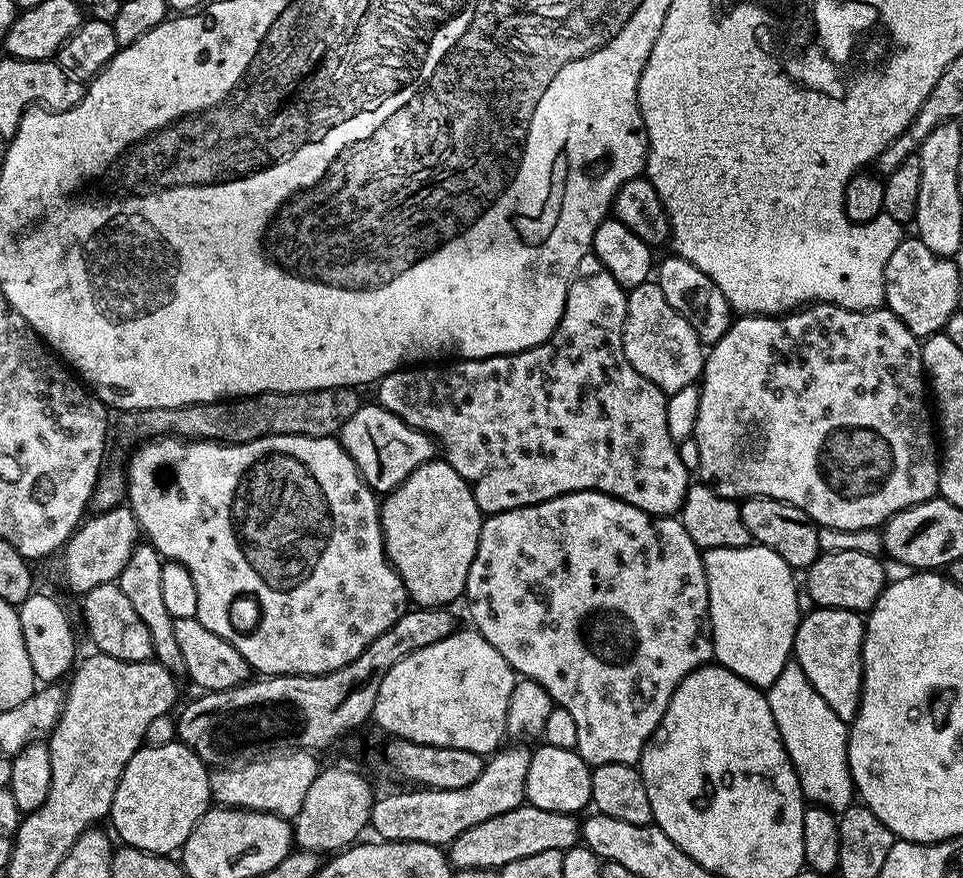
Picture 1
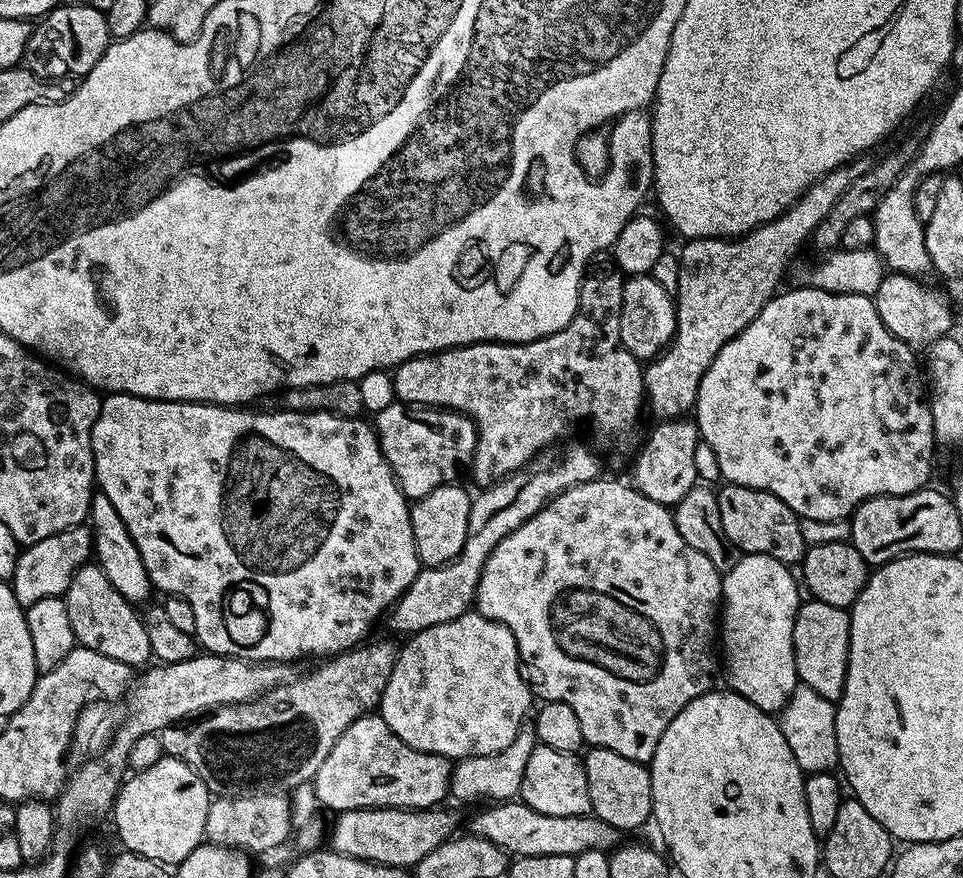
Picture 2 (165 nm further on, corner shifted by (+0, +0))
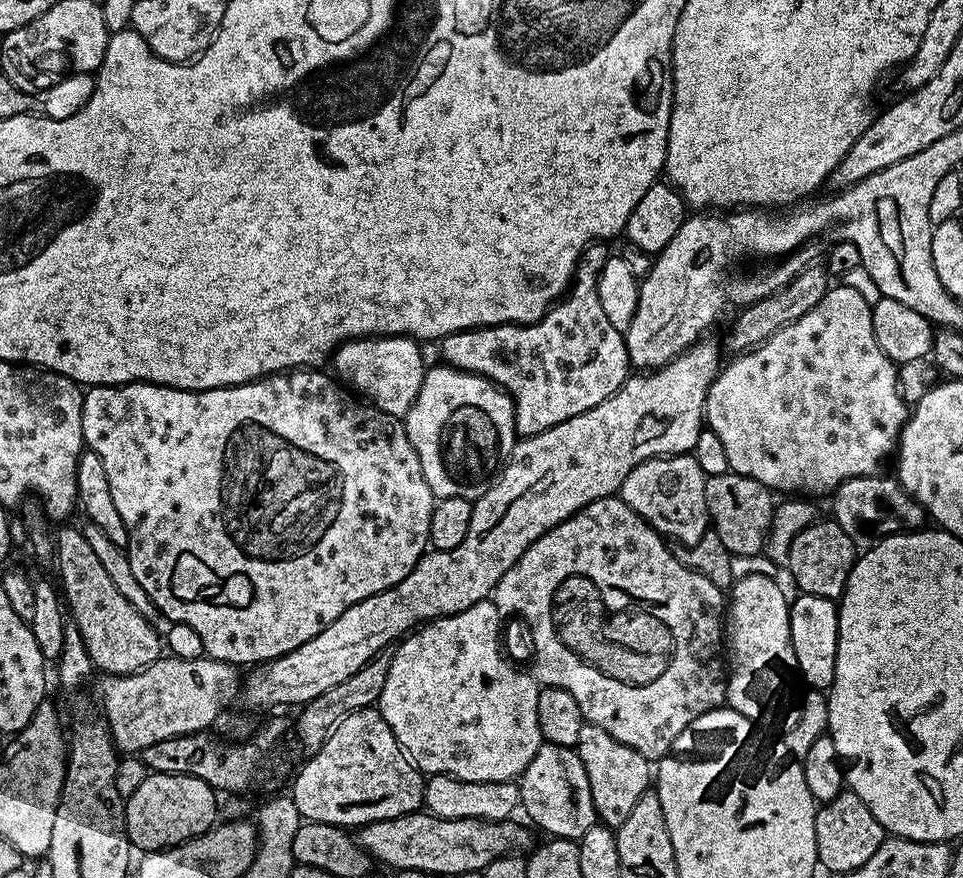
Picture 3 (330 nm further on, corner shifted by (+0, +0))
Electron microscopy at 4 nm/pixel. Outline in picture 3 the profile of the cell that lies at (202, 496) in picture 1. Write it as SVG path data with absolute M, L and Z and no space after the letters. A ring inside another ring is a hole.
M288 370L251 380L248 384L201 392L143 382L115 386L101 384L84 392L84 442L87 451L102 458L102 467L106 469L106 482L110 482L114 506L118 514L122 514L122 523L126 525L130 570L134 570L138 586L146 590L157 613L173 624L190 626L201 638L204 652L213 660L237 666L255 666L302 646L302 642L310 642L314 634L330 626L330 622L354 606L354 602L362 602L362 598L370 598L402 582L402 578L406 578L406 574L410 574L424 553L429 551L430 518L437 499L432 495L430 486L426 486L422 464L418 462L418 454L414 454L414 446L410 446L403 423L357 398L331 375L328 377L320 371L324 370Z

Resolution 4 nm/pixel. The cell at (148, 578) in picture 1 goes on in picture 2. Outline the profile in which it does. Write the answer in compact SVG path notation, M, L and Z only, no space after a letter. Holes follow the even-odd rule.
M96 490L92 493L88 520L92 529L92 545L94 547L95 563L100 565L102 574L126 598L126 602L133 606L144 606L154 595L152 579L146 574L146 562L142 562L142 554L138 554L138 546L134 546L134 538L130 538L130 530L126 530L126 522L122 522L118 510L114 510L114 502L106 498L106 494Z

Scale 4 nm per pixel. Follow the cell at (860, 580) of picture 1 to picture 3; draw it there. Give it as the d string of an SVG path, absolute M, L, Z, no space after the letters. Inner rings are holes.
M820 518L815 524L806 526L806 530L798 534L798 538L794 538L794 546L790 546L786 571L792 575L792 580L800 587L801 593L839 601L844 595L850 570L856 564L858 555L856 548L857 541L851 540L846 530L842 530L842 526L838 526L835 520Z

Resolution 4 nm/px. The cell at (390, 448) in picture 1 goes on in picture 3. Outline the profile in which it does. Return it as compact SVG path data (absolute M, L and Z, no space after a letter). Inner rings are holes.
M451 366L439 367L427 369L418 390L418 398L414 398L410 410L402 418L402 423L410 438L410 446L414 446L414 454L418 454L426 486L430 486L432 495L437 500L466 498L474 502L492 484L502 461L512 453L512 447L518 439L512 398L500 385L493 384L484 376L461 372Z

